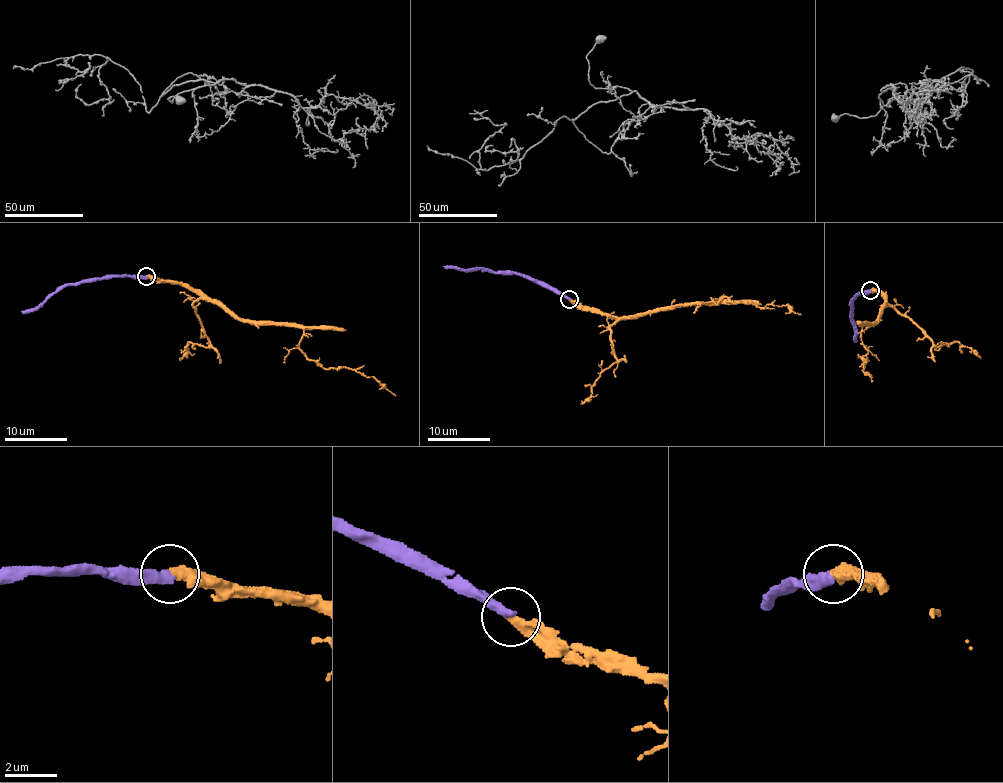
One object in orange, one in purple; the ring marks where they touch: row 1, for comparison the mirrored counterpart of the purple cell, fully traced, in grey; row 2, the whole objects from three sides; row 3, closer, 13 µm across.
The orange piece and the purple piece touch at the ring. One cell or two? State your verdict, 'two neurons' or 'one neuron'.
one neuron

